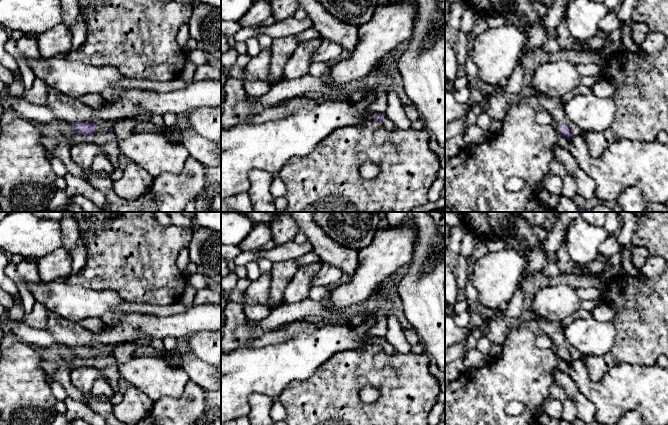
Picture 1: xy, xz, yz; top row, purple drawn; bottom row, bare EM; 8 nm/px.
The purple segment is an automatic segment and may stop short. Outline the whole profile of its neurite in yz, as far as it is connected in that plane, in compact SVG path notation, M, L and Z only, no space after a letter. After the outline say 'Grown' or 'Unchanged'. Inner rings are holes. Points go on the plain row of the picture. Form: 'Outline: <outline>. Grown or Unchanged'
Outline: M534 318L541 330L553 341L554 345L558 348L558 358L563 359L569 365L573 361L571 354L567 349L567 343L564 337L564 327L561 322L550 322L542 318Z. Grown

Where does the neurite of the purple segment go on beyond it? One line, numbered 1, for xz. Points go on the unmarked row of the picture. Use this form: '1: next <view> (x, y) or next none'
1: next none

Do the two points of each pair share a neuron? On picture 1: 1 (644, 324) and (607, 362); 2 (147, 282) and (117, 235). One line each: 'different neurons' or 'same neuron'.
1: same neuron
2: same neuron

